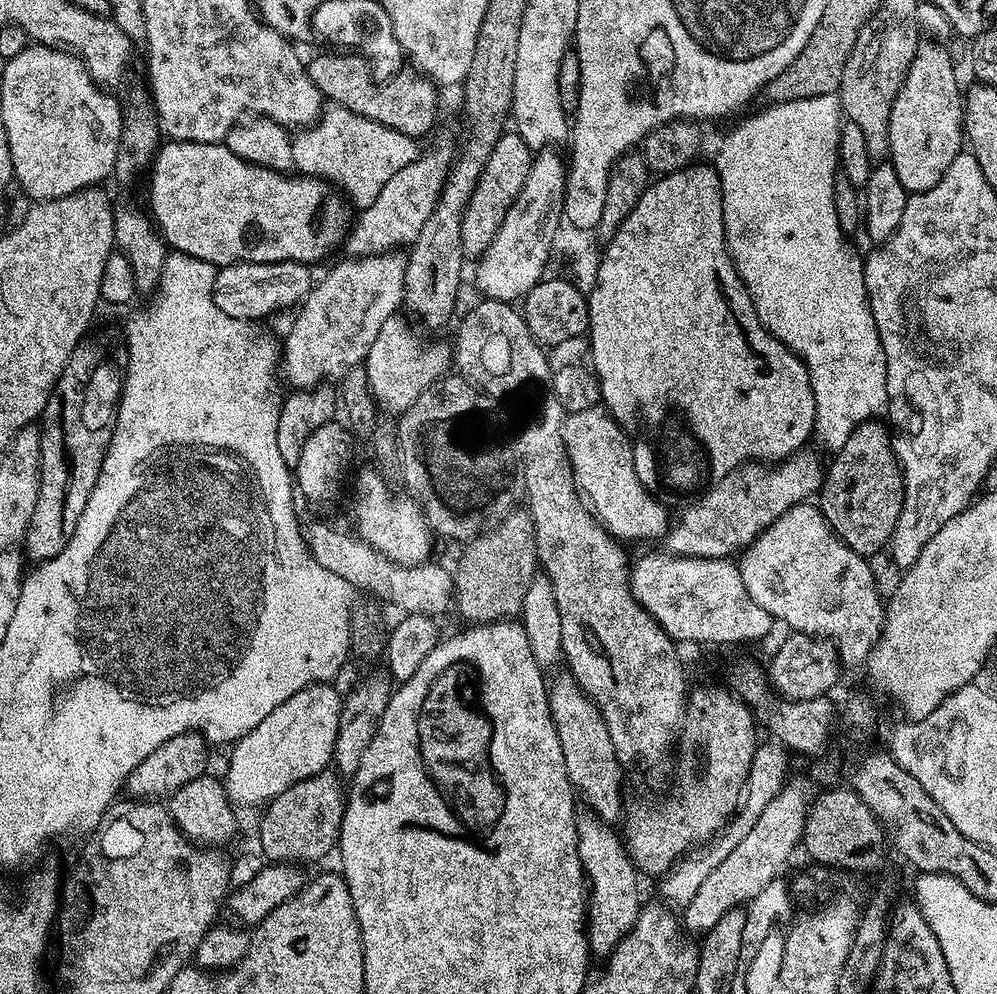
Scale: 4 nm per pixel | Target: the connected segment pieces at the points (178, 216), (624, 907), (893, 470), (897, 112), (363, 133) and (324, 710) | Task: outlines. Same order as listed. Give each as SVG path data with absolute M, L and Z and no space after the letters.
M177 140L175 142L161 143L151 165L152 181L148 184L148 200L152 203L152 216L155 227L162 237L163 243L169 249L177 252L185 252L187 256L193 256L199 260L205 260L208 264L223 266L226 264L273 264L274 262L286 262L293 260L299 264L315 265L315 260L328 256L336 247L340 248L345 243L345 237L350 229L350 216L348 220L348 208L338 193L332 192L333 185L327 179L318 176L303 174L285 174L275 172L272 168L264 168L261 164L252 164L249 160L238 158L228 148L227 143L199 144L198 142L186 142Z
M581 815L576 822L579 861L588 885L586 931L589 947L596 955L609 955L618 941L627 936L636 921L640 902L636 896L636 871L621 845L608 834L607 825L595 815Z
M876 418L867 420L866 423L856 427L854 434L850 434L850 438L846 438L846 446L838 449L835 453L836 461L829 470L827 467L818 493L818 507L824 513L824 519L827 520L829 528L839 537L844 547L849 548L860 558L864 558L867 552L878 551L883 544L885 547L891 541L892 531L896 529L896 523L904 509L906 476L902 471L893 437L889 429L887 427L884 429L880 422Z
M921 43L920 48L914 54L914 62L906 74L904 84L900 87L900 93L894 102L894 110L890 112L887 155L904 189L909 194L915 194L938 186L946 170L950 170L956 155L962 151L965 140L964 96L962 84L960 88L959 82L956 81L956 68L952 65L952 56L946 49L939 48L936 44Z
M332 106L323 113L323 116L311 125L307 130L301 131L300 136L291 141L292 159L295 167L304 164L300 172L305 168L324 168L324 172L336 172L336 180L340 176L344 176L344 181L348 180L344 185L348 189L352 184L364 184L364 180L387 180L393 178L398 170L402 170L407 164L413 163L418 157L417 141L408 137L404 133L396 132L392 128L388 128L384 124L377 121L368 120L366 117L352 113L349 109L339 106Z
M325 682L303 688L298 694L294 694L286 702L282 702L282 706L278 706L270 714L266 714L266 718L262 718L262 722L258 722L254 731L247 732L235 741L235 760L228 769L231 773L231 783L226 787L228 799L233 805L265 805L290 786L325 771L332 764L332 751L338 738L342 709L341 693L336 693L331 688L332 686L331 683Z

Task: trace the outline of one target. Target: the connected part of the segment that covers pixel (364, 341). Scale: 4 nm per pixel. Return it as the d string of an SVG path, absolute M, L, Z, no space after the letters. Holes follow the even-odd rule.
M379 253L362 257L345 258L321 281L313 285L304 298L286 344L282 346L282 374L298 390L307 390L321 383L322 378L343 377L349 369L357 367L368 355L369 346L381 332L386 318L395 315L405 301L405 264L400 254ZM388 264L400 264L400 272L388 272Z

